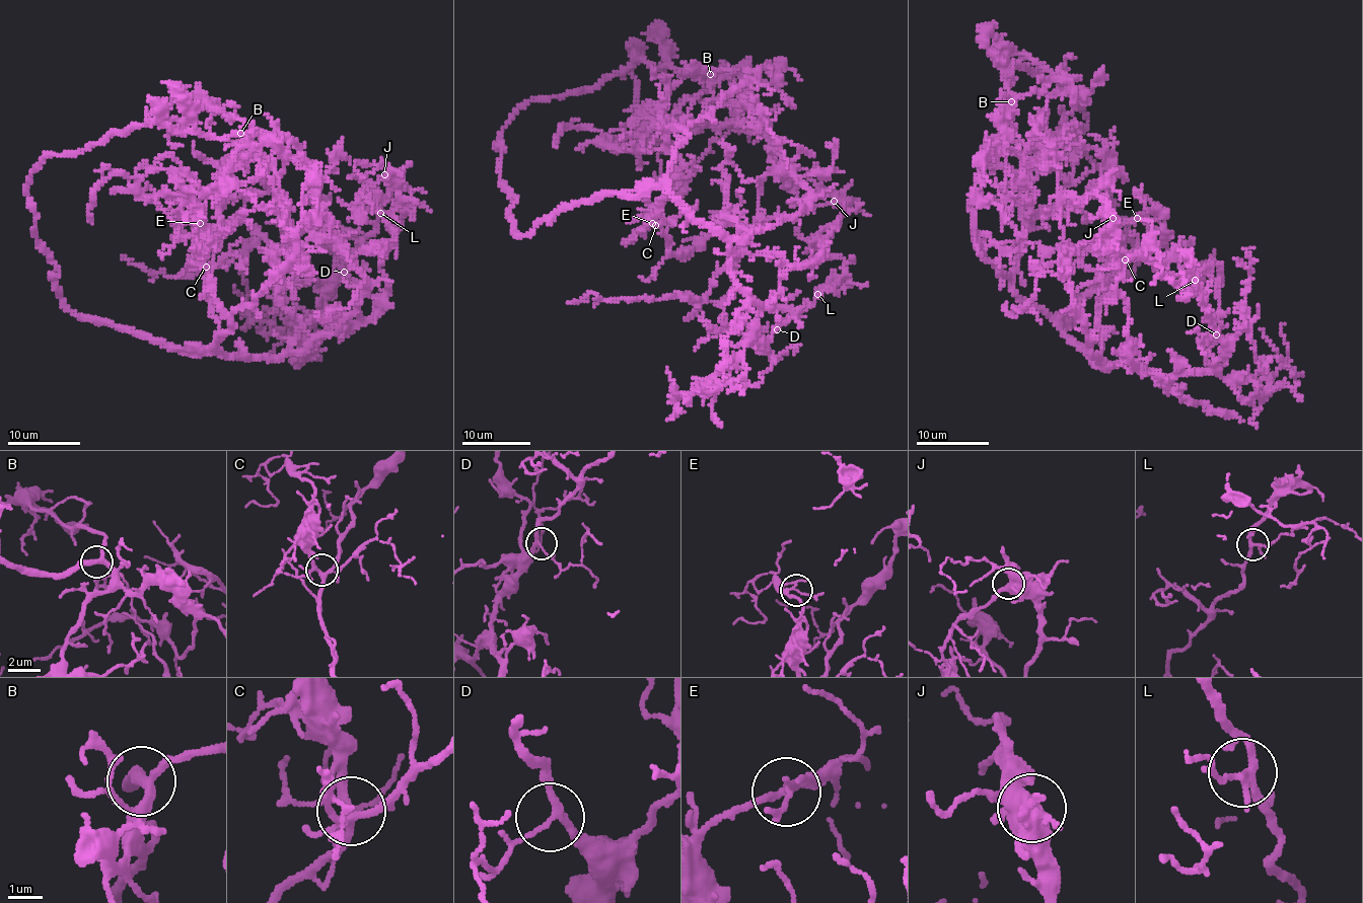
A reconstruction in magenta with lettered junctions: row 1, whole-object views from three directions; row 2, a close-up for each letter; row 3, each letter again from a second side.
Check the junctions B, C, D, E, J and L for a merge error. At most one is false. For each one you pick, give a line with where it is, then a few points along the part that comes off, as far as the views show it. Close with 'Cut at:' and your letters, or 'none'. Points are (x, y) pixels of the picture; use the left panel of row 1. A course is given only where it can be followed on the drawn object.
E: Place: (200, 223). Course of the part to remove: (200, 223), (231, 155), (318, 163), (324, 321), (364, 282), (367, 201)
Cut at: E

